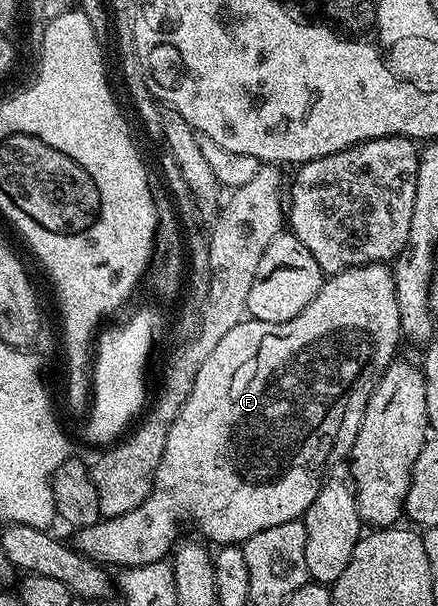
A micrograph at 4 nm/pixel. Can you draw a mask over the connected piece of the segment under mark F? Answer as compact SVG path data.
M384 263L359 265L353 269L343 269L341 273L331 274L320 286L318 295L314 295L309 305L298 316L286 323L266 323L245 319L236 327L231 327L230 331L227 331L226 335L219 340L214 351L207 356L202 367L198 369L189 398L186 399L186 403L182 404L177 418L170 425L169 434L166 435L165 450L162 451L161 461L157 463L156 476L148 498L140 506L134 507L132 511L121 517L101 519L95 521L90 527L75 530L74 548L76 552L92 558L97 563L103 563L105 566L120 565L119 567L124 569L136 568L142 567L143 564L165 560L173 552L177 542L181 540L180 525L192 524L201 533L199 534L201 538L209 537L209 539L204 539L209 542L216 541L217 546L222 546L240 545L249 541L254 535L258 535L258 531L266 531L266 527L278 527L278 523L301 520L305 511L310 507L310 503L314 503L318 491L331 474L332 468L341 464L351 454L354 439L358 435L358 427L362 427L362 419L366 415L366 403L372 392L376 390L376 384L380 382L382 375L397 356L396 344L399 341L402 341L402 334L398 319L398 299L394 295L391 268Z

